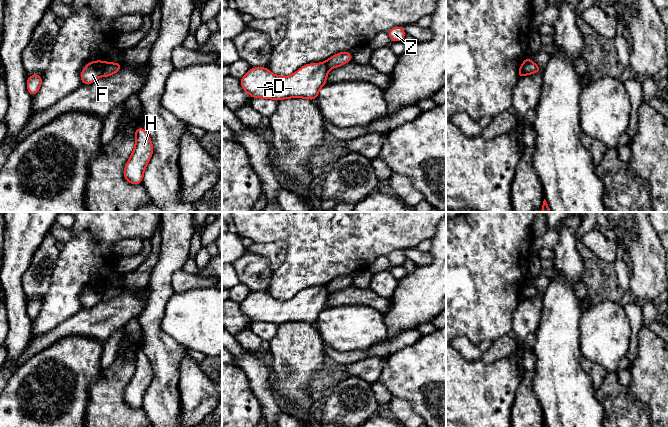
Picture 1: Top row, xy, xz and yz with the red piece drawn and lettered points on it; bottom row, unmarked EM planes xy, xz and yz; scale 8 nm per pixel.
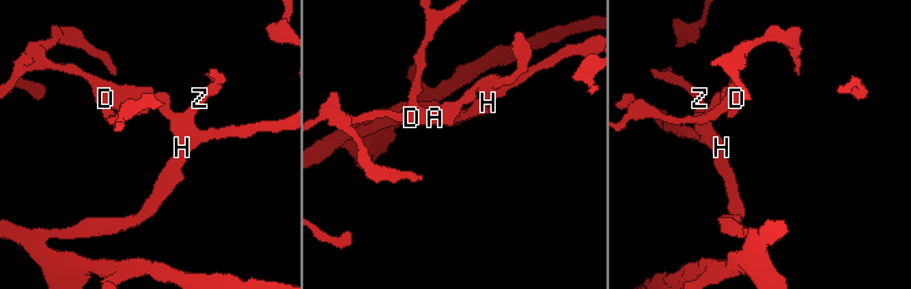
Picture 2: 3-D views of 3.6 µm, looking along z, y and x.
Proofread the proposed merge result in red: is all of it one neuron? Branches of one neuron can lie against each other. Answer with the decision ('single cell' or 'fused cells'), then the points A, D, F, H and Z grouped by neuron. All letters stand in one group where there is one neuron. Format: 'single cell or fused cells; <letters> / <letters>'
fused cells; A D F / H Z

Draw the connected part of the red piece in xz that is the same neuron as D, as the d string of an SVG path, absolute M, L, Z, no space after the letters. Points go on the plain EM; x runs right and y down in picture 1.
M325 287L306 288L290 300L277 300L269 295L266 291L250 292L249 295L241 302L240 309L252 323L264 322L283 324L287 322L306 322L316 324L319 314L326 308L329 292Z

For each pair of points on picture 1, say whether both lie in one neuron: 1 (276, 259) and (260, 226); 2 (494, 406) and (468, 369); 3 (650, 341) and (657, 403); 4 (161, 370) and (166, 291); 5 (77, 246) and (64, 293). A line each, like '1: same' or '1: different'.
1: different
2: same
3: same
4: same
5: same

